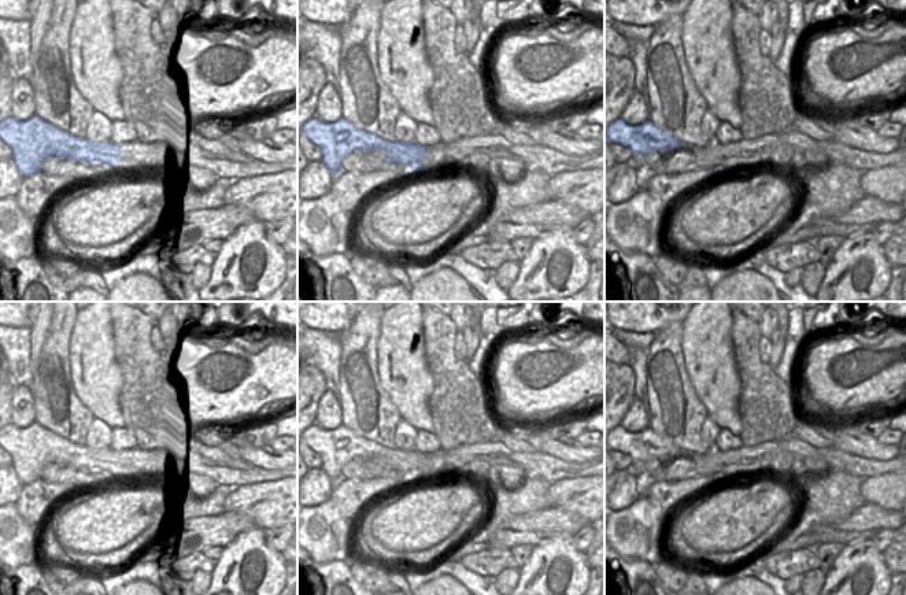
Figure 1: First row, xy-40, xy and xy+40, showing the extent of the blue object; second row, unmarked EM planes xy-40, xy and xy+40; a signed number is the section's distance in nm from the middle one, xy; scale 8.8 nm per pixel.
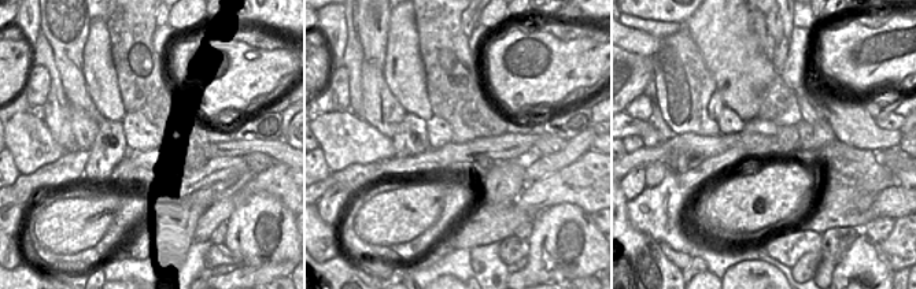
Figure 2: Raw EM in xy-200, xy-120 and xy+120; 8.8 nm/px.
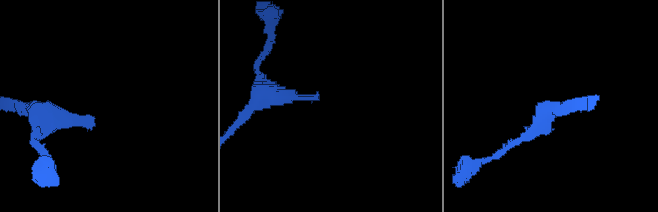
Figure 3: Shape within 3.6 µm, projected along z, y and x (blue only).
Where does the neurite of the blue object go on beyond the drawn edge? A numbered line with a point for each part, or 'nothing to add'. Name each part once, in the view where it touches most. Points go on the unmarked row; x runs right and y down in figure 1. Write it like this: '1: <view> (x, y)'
1: xy-40 (129, 468)

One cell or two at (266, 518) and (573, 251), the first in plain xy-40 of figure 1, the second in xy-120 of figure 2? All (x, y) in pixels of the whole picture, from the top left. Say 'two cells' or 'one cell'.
two cells

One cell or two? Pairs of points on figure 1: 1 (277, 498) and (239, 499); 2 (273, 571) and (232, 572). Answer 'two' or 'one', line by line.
1: one
2: one

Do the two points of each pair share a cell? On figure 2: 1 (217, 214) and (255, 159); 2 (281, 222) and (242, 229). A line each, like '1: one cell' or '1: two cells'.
1: two cells
2: one cell

